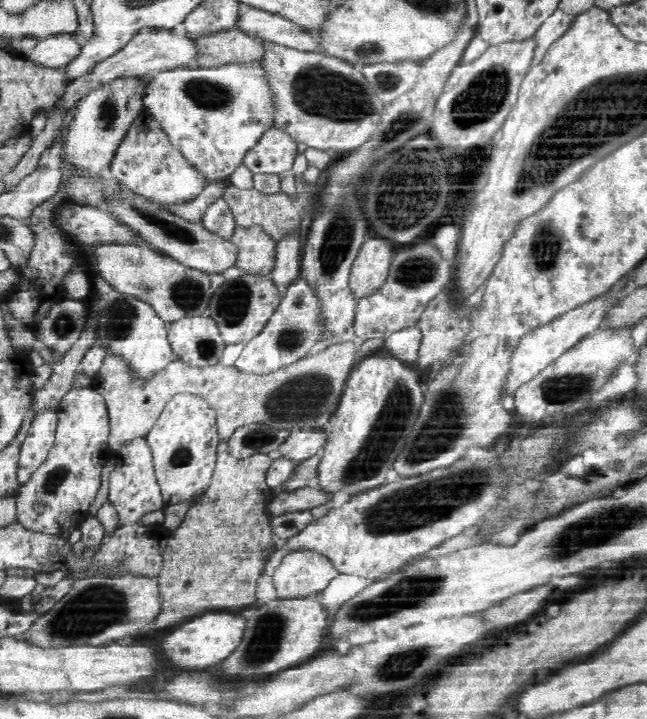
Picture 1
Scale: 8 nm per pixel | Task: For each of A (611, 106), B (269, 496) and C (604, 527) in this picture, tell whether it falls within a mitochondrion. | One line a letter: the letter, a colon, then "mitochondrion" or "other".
A: mitochondrion
B: other
C: mitochondrion

